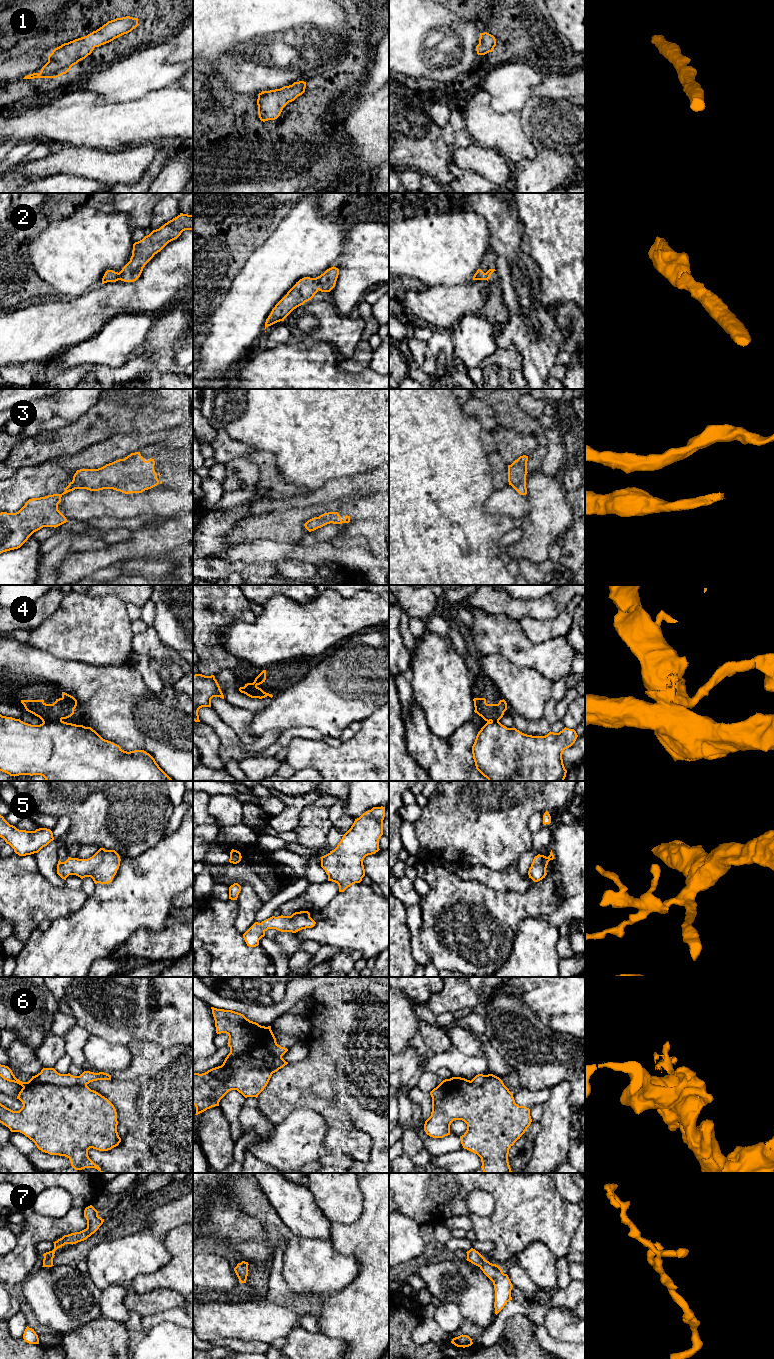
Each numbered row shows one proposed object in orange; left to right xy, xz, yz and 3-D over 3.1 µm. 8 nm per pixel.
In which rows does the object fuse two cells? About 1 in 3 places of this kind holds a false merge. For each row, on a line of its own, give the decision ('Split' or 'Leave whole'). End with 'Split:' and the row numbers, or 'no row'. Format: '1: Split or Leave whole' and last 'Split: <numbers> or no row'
1: Leave whole
2: Leave whole
3: Leave whole
4: Split
5: Leave whole
6: Split
7: Leave whole
Split: 4, 6

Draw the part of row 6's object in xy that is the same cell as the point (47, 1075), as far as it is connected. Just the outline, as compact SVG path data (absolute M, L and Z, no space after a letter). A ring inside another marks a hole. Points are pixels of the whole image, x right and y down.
M1 1064L0 1076L4 1080L17 1083L22 1087L39 1082L62 1086L74 1086L87 1085L90 1082L97 1080L111 1080L111 1075L104 1072L94 1073L90 1071L84 1071L80 1076L73 1076L70 1073L60 1074L54 1068L43 1068L40 1073L35 1076L32 1076L32 1078L28 1082L22 1082L15 1077L12 1070L8 1066Z

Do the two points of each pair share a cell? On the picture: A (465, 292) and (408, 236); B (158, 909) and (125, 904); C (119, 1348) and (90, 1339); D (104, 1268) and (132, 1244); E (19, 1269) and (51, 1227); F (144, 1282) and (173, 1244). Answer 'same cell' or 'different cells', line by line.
A: different cells
B: same cell
C: same cell
D: same cell
E: same cell
F: same cell

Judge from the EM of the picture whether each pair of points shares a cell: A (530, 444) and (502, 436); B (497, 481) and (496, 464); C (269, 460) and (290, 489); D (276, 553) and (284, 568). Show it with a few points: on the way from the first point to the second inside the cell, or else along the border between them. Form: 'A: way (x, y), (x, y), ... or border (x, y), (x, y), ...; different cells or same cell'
A: way (523, 444), (511, 444), (509, 442); same cell
B: way (497, 477), (497, 468); same cell
C: way (269, 468), (269, 473), (282, 486); same cell
D: border (304, 561), (281, 560), (275, 564); different cells

